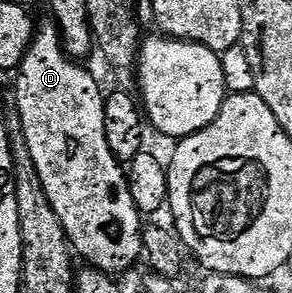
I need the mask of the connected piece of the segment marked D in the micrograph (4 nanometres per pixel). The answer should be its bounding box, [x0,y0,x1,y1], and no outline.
[16,20,144,275]

